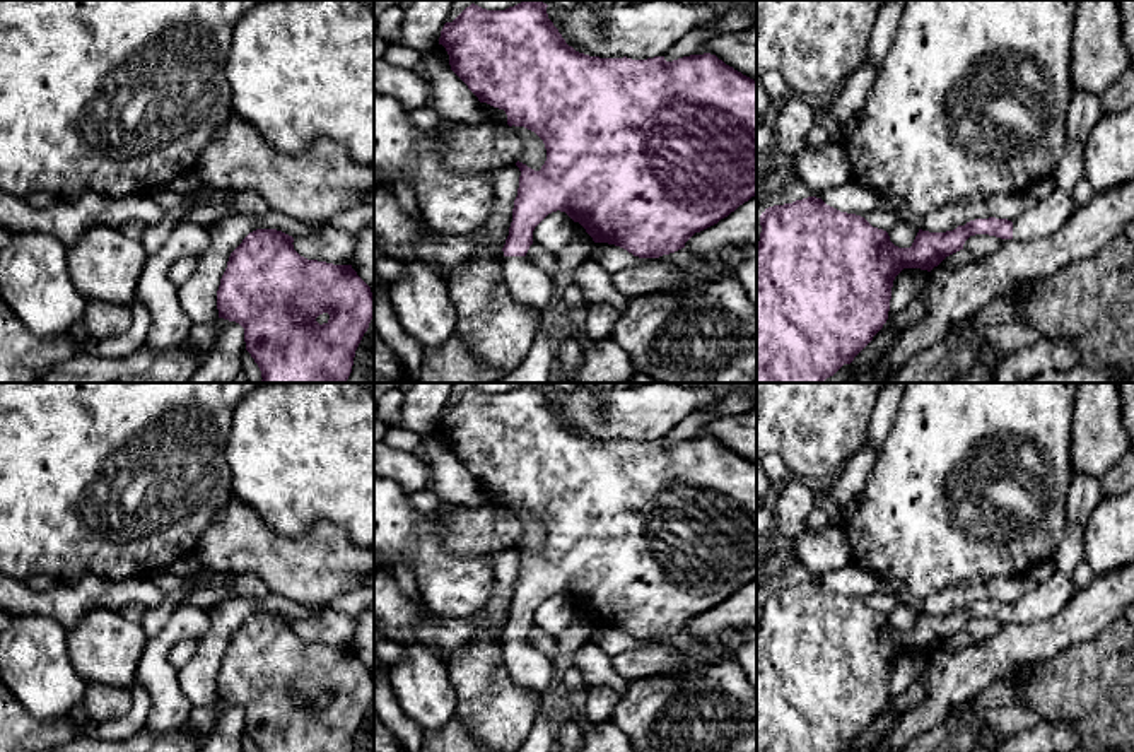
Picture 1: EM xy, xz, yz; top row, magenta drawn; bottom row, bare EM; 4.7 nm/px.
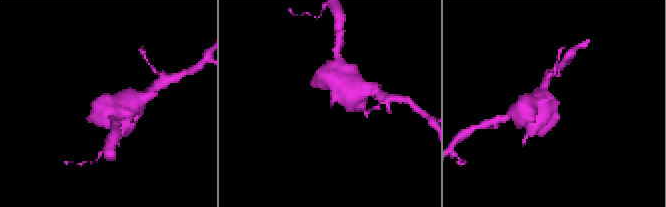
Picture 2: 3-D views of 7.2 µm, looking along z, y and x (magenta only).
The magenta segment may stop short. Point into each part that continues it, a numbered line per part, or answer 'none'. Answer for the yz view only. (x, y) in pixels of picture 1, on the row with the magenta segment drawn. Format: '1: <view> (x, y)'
1: yz (1047, 216)

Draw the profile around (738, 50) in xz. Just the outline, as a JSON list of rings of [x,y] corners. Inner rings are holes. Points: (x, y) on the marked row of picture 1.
[[[757,26],[710,38],[695,55],[710,53],[757,82]]]

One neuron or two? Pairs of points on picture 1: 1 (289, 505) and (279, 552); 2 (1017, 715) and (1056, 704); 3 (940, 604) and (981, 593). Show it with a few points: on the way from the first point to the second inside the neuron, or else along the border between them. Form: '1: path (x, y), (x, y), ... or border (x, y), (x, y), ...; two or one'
1: border (251, 508), (286, 535), (301, 535), (320, 522); two
2: border (1013, 686), (1013, 691), (1039, 720); two
3: path (950, 599), (958, 593), (970, 593); one

